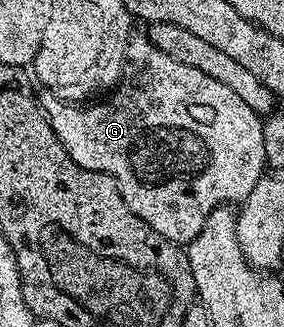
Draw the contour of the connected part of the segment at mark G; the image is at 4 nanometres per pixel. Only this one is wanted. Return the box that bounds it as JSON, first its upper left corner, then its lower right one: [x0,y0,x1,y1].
[40,35,267,245]

